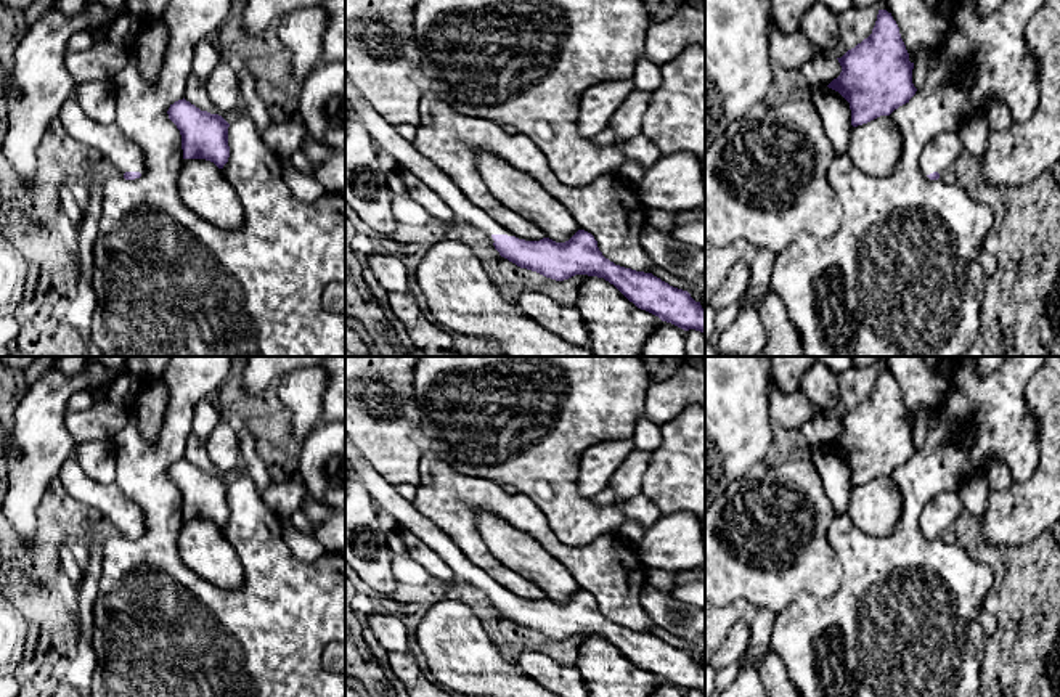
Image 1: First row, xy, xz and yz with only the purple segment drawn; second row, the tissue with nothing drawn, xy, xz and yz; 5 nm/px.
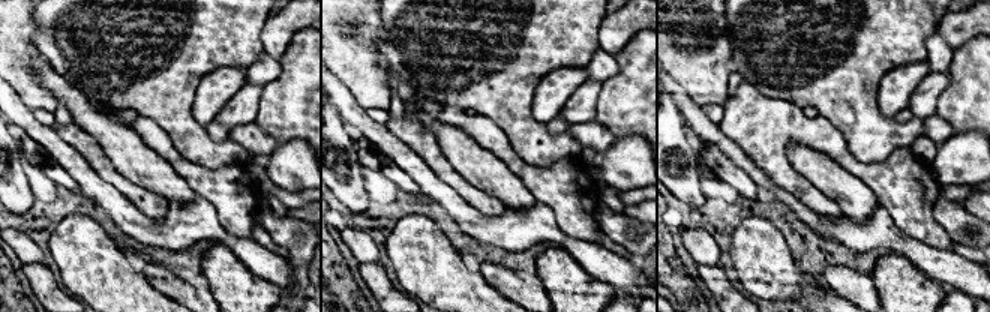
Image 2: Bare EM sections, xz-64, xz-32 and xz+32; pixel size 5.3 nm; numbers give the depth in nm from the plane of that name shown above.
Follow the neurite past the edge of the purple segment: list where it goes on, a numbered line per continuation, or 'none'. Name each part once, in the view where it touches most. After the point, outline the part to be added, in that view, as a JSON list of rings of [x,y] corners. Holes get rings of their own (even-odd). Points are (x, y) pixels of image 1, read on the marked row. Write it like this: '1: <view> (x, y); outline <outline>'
1: xz (394, 148); outline [[[347,82],[345,98],[358,114],[373,141],[385,157],[400,167],[411,170],[430,190],[434,190],[451,209],[458,222],[467,223],[482,231],[493,244],[493,234],[514,236],[499,226],[488,214],[466,199],[463,191],[429,159],[418,153],[413,143],[398,135],[395,125],[389,124],[382,114]]]

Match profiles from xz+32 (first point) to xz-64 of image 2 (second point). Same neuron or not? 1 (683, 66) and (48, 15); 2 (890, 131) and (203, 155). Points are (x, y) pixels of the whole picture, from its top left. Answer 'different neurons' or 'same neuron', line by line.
1: different neurons
2: same neuron

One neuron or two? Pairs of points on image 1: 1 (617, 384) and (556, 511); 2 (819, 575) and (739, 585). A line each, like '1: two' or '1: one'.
1: one
2: one

